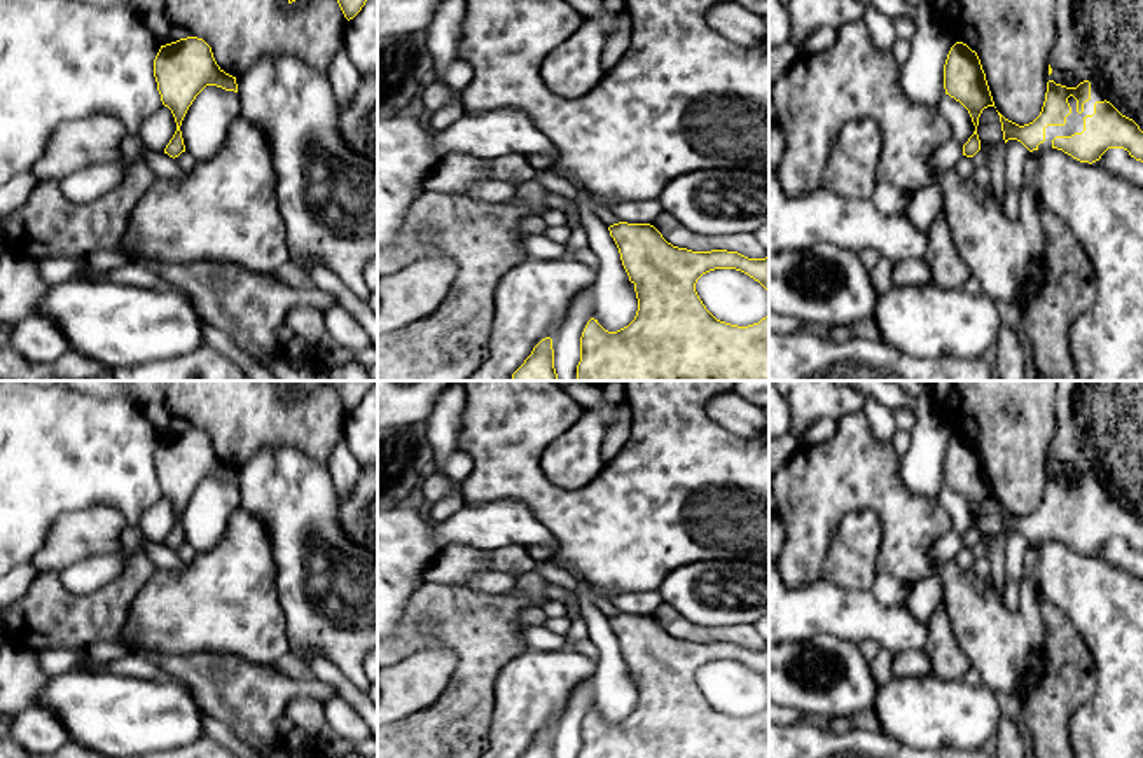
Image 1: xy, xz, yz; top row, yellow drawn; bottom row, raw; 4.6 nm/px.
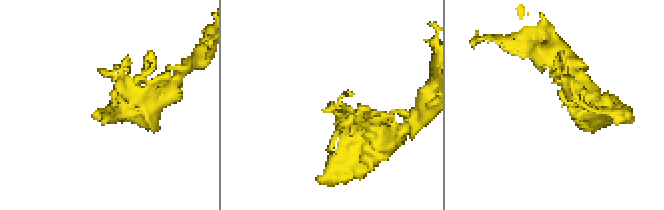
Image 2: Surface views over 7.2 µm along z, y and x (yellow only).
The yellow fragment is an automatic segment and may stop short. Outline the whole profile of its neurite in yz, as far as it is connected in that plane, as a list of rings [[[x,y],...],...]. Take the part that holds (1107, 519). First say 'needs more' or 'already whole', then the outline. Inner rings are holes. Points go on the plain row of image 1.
needs more; [[[1047,473],[1040,506],[1024,517],[1000,503],[1005,534],[1021,533],[1029,543],[1057,540],[1080,554],[1096,554],[1108,540],[1124,540],[1143,554],[1143,522],[1105,491],[1096,473],[1077,479]]]

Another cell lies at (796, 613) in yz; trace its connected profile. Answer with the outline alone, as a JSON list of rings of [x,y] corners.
[[[769,555],[769,646],[804,641],[818,634],[832,634],[856,644],[872,639],[897,655],[925,650],[930,631],[928,624],[916,620],[905,606],[881,604],[872,590],[849,590],[827,578],[788,587]]]

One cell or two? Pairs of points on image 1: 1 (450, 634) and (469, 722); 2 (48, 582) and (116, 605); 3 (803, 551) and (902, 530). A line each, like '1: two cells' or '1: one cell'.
1: one cell
2: one cell
3: one cell

